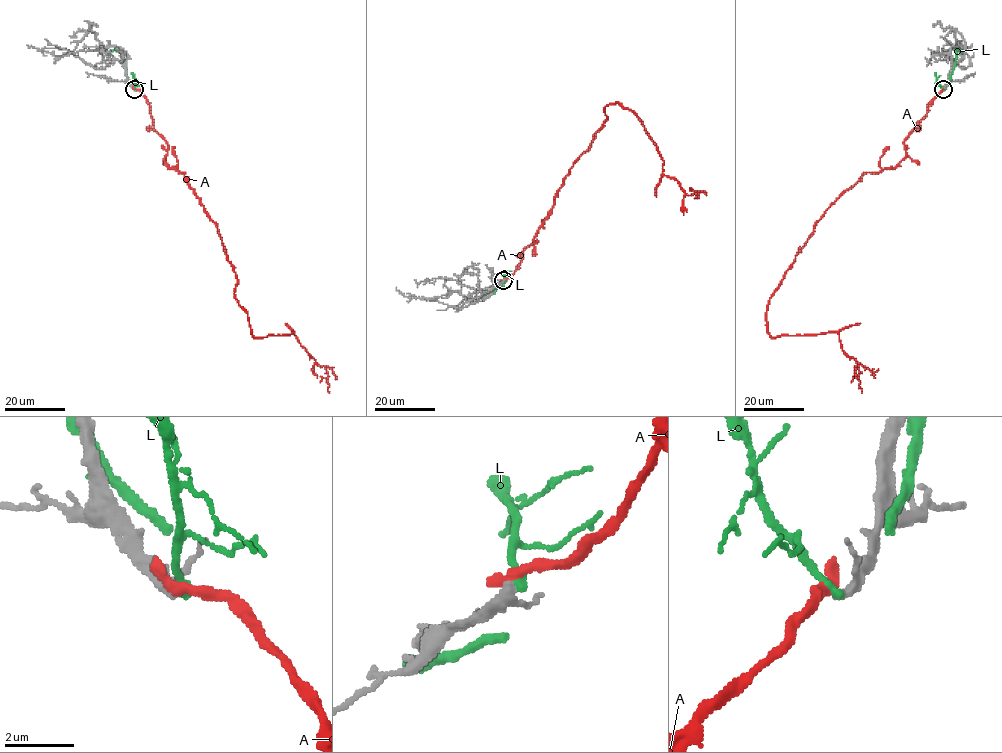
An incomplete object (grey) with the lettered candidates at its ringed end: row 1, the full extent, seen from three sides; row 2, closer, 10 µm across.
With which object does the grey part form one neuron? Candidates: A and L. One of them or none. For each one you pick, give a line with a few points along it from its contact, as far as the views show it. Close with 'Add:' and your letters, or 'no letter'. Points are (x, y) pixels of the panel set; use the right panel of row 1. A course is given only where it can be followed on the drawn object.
Add: no letter

